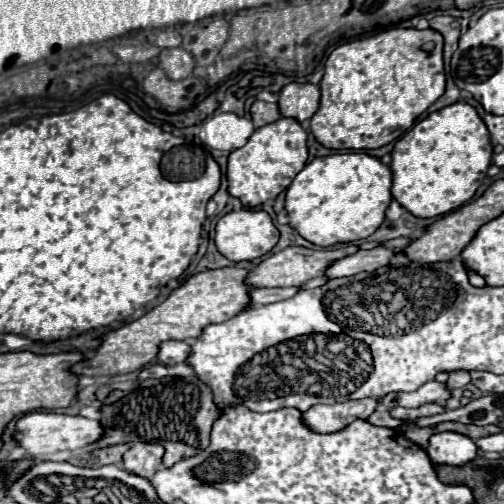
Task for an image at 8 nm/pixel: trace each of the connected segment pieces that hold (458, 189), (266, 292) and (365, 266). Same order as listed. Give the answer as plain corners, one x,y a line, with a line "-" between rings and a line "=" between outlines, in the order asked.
457,101
417,121
395,143
391,151
391,193
415,217
429,219
445,215
475,195
491,165
491,157
493,147
483,119
469,103
=
275,287
275,289
251,289
249,291
249,305
267,305
267,303
275,303
281,299
289,299
297,293
297,287
=
375,247
371,251
357,251
355,255
347,255
343,259
331,261
325,269
325,277
327,279
335,279
335,277
351,277
355,273
361,271
375,271
383,265
389,265
391,259
399,253
401,249
385,249
385,247

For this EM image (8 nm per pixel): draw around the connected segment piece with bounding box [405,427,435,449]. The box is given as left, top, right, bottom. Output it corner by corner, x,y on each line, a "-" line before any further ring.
417,427
417,429
411,429
411,431
407,431
405,433
405,437
407,439
411,439
413,443
417,443
419,447
427,447
427,441
429,441
429,437
435,433
435,429
433,427

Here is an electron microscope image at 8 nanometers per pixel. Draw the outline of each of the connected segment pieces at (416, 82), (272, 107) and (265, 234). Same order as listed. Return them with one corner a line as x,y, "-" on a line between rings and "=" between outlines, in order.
393,27
377,35
339,45
325,61
325,75
319,83
321,105
311,117
311,133
329,149
377,149
395,139
395,129
407,131
413,121
429,109
445,91
443,35
435,29
=
255,101
251,105
251,119
255,127
263,127
267,123
273,123
281,117
277,103
265,103
265,101
=
253,209
229,211
215,225
215,245
217,245
219,253
235,263
259,259
261,255
269,253
277,241
279,241
279,231
273,225
271,217
261,209
257,209
257,211
253,211

